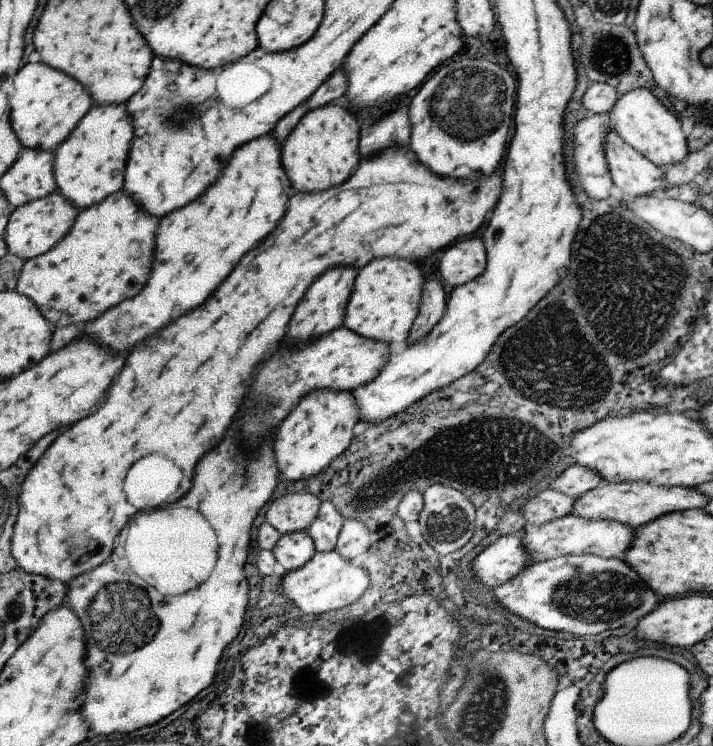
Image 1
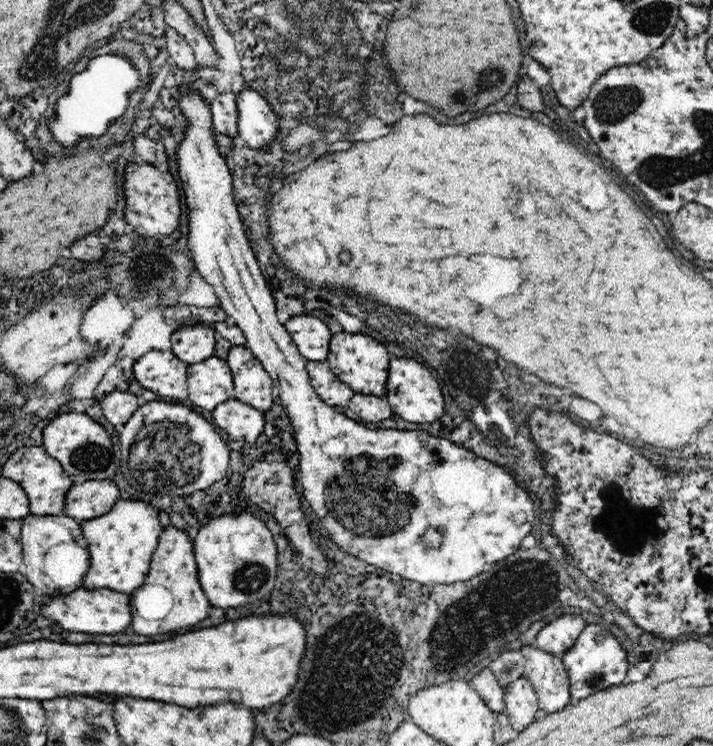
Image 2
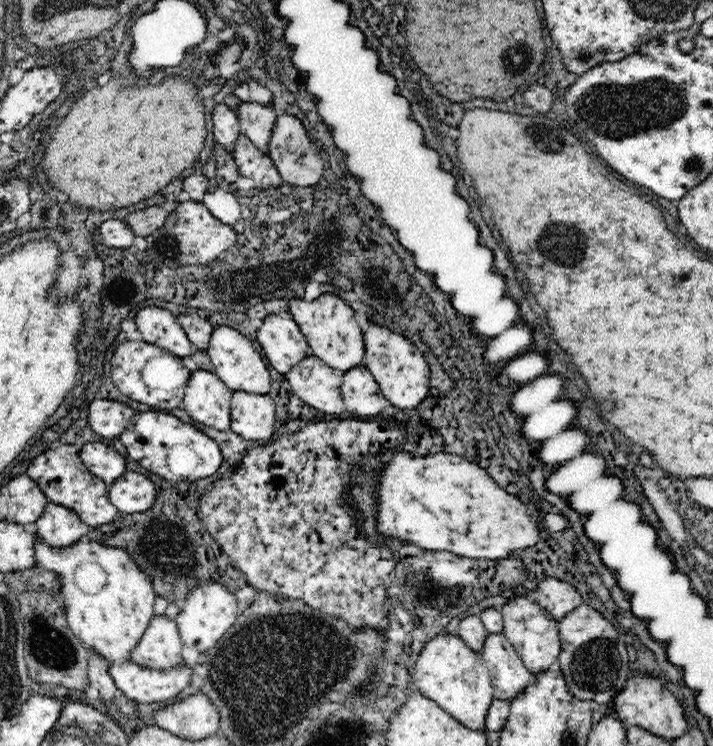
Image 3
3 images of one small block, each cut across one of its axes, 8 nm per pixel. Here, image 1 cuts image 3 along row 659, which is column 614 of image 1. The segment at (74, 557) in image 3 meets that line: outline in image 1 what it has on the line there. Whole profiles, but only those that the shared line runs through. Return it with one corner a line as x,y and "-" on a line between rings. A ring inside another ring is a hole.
637,88
625,92
623,96
619,96
615,106
607,114
609,114
611,130
617,132
629,146
633,146
645,158
649,158
655,166
659,168
675,166
689,156
685,150
685,136
681,132
677,118
671,112
667,112
649,90

